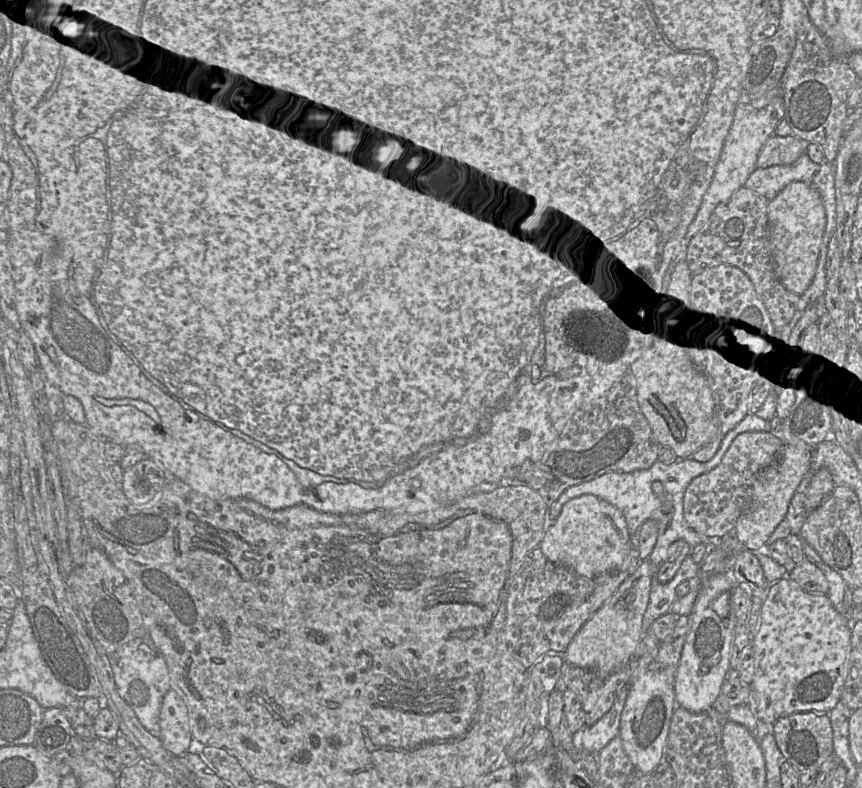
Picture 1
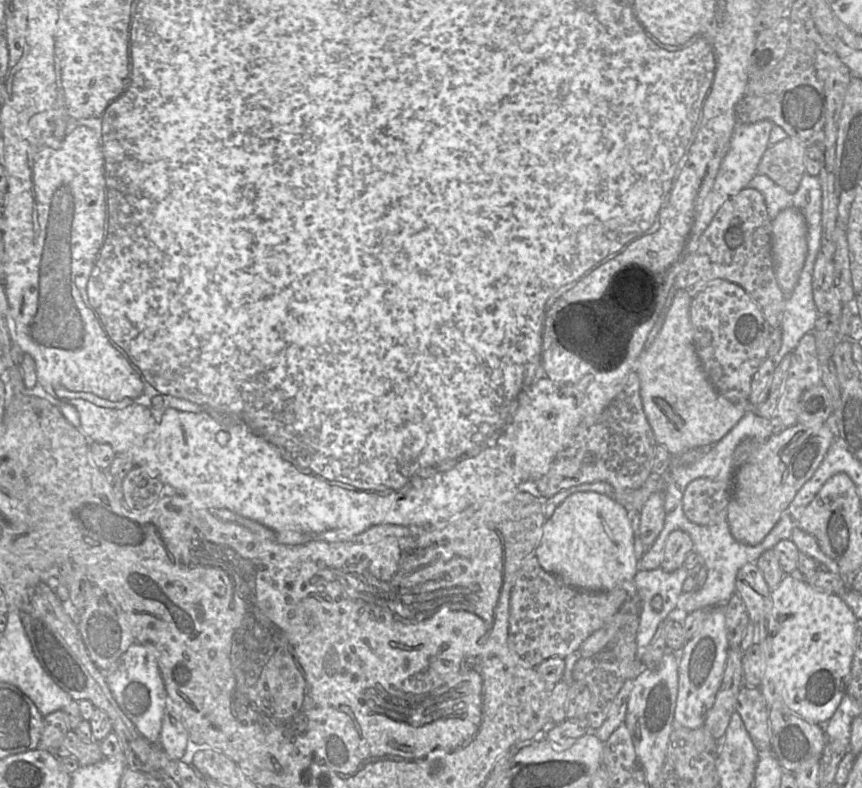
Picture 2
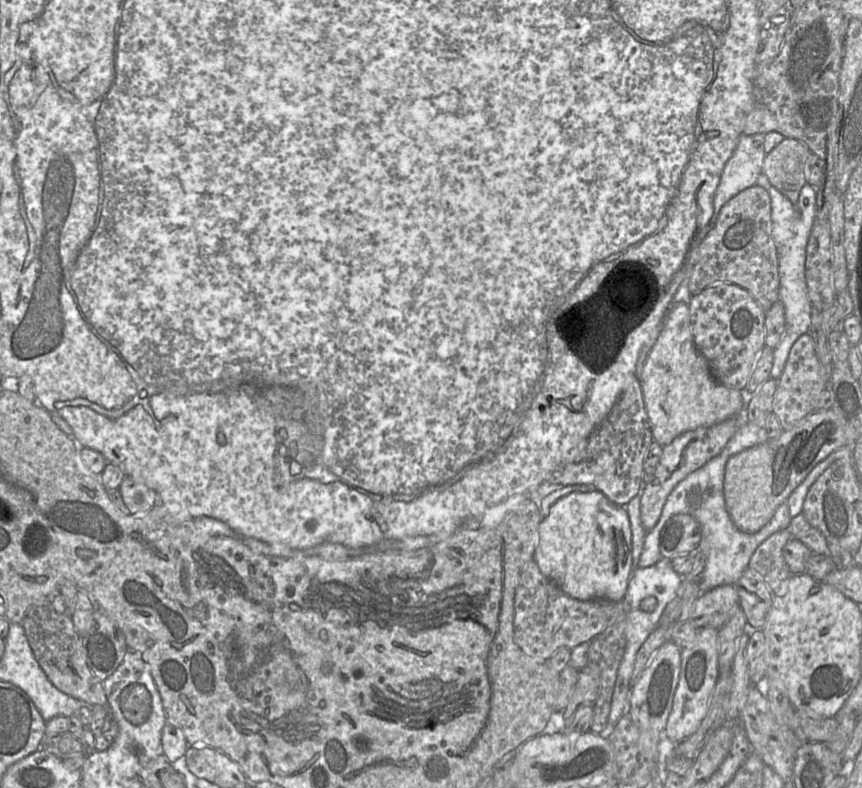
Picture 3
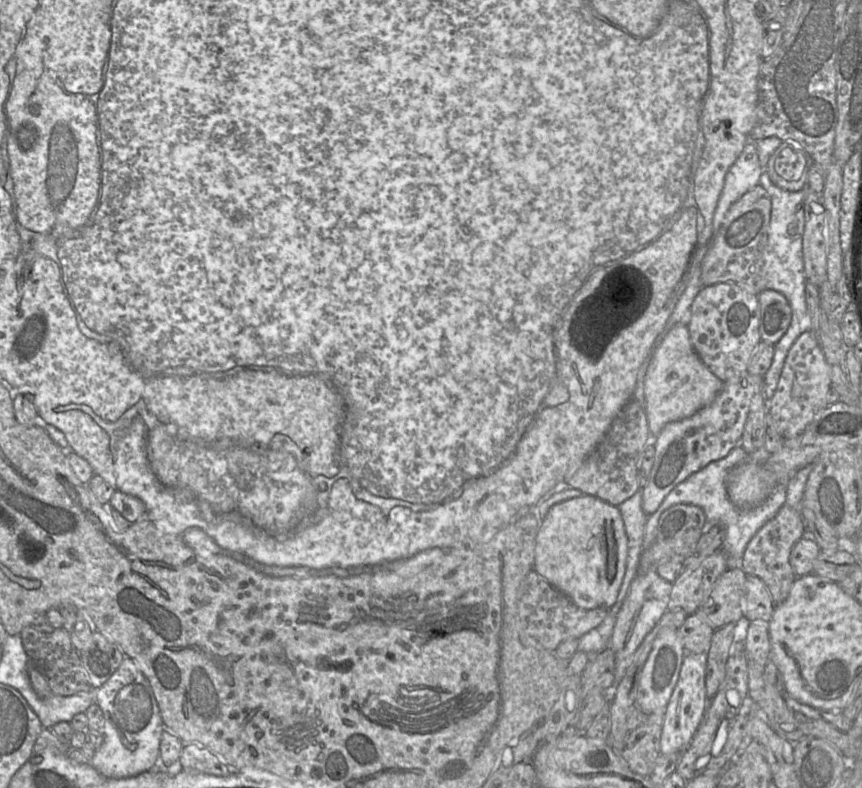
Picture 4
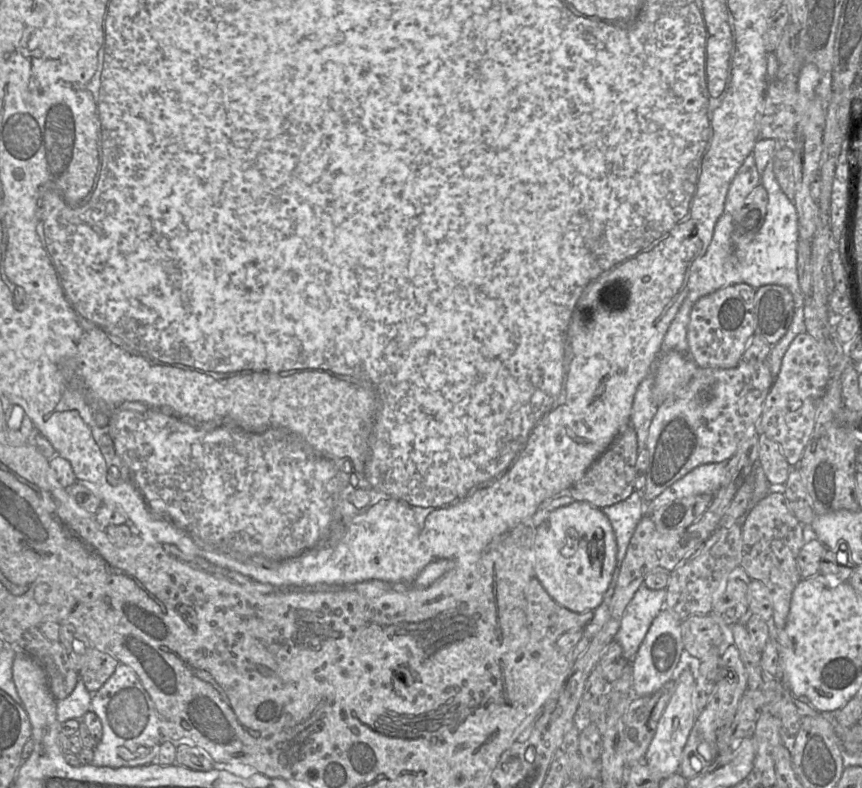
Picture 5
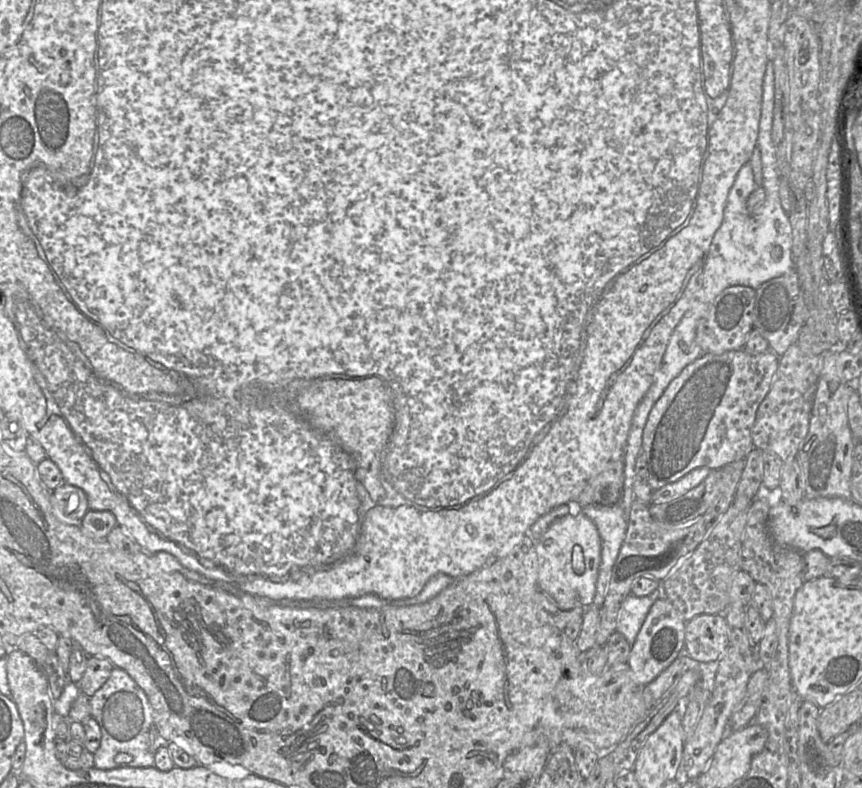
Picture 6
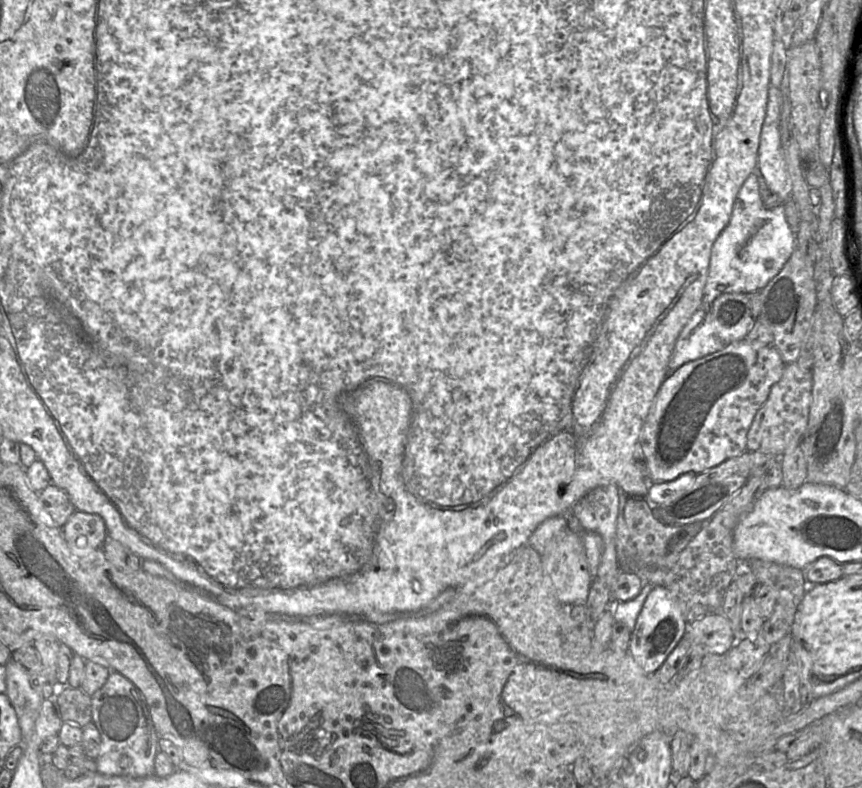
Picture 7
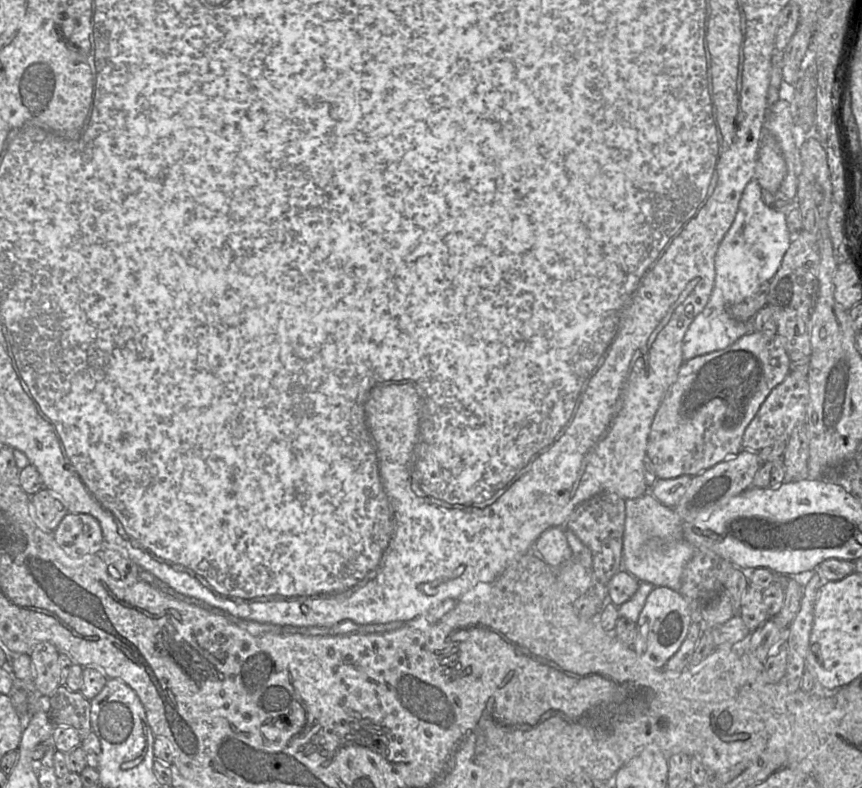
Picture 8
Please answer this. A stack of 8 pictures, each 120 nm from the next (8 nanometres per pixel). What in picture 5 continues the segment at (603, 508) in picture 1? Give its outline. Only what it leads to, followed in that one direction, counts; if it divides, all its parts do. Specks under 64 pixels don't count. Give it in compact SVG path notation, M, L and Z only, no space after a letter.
M583 501L559 507L537 527L534 575L550 597L577 613L594 611L602 602L616 567L617 544L601 509Z

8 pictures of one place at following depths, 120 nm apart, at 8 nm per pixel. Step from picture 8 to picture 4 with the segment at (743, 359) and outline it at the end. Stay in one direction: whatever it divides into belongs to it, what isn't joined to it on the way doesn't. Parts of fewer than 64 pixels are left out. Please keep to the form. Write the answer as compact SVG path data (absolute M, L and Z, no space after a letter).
M748 371L728 379L723 382L721 391L712 403L688 418L666 424L658 436L653 438L654 463L642 498L646 515L653 514L679 483L709 463L726 457L740 445L751 400L755 395L763 393L763 382L763 377Z

